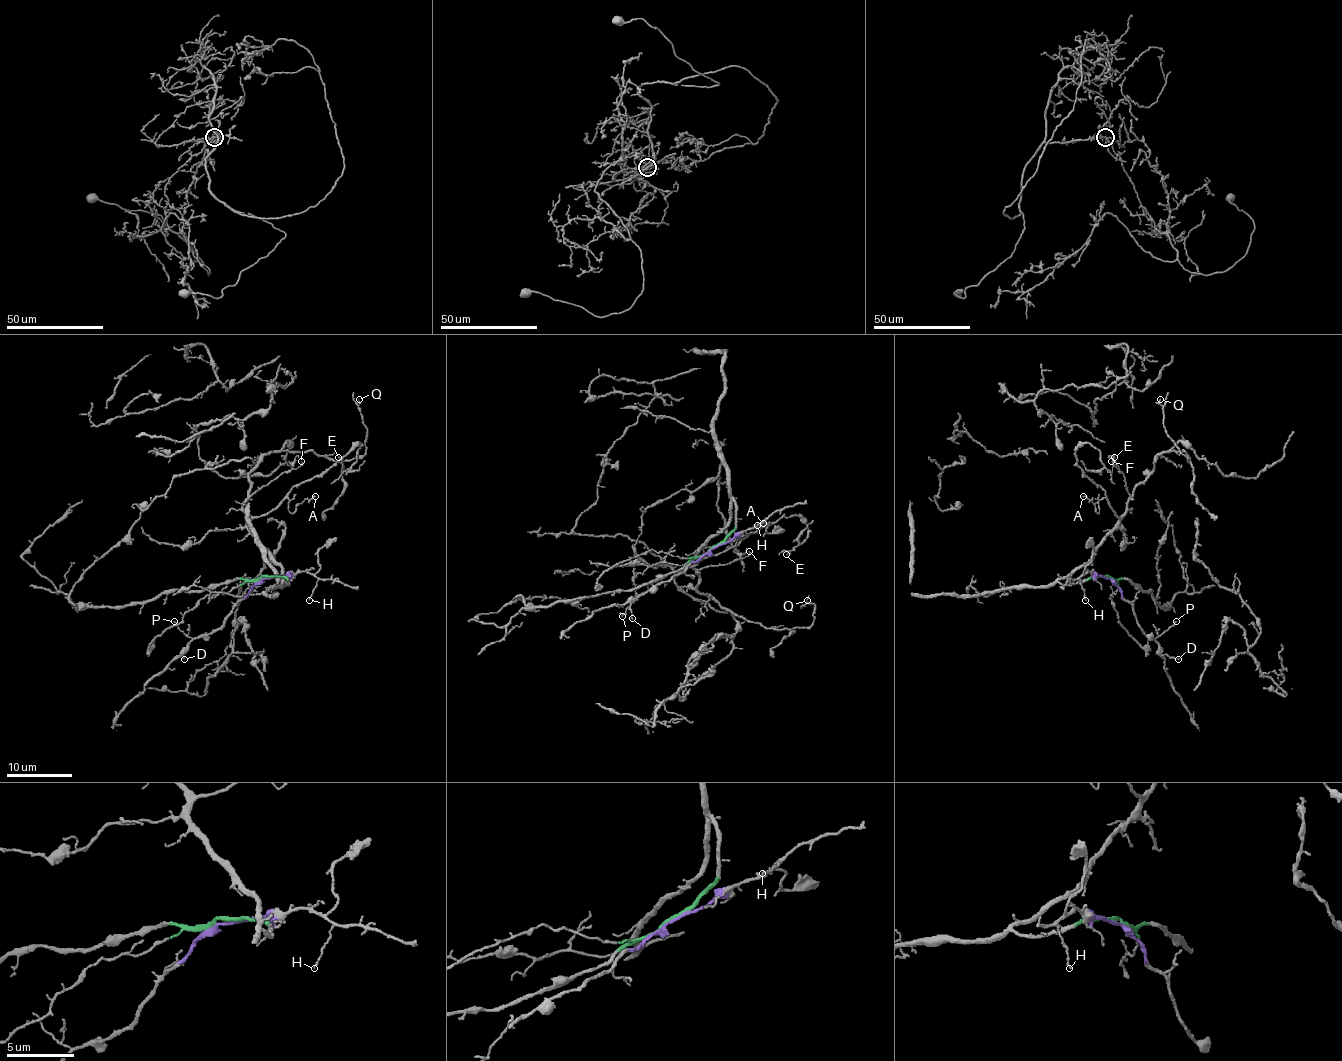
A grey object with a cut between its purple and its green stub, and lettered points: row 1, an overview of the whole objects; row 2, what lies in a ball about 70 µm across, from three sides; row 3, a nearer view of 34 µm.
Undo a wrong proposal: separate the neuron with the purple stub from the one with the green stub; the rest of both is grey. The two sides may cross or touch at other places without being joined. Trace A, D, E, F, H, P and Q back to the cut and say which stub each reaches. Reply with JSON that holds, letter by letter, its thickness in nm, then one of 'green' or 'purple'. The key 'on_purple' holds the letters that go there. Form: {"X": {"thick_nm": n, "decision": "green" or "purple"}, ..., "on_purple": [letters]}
{"A": {"thick_nm": 140, "decision": "green"}, "D": {"thick_nm": 140, "decision": "purple"}, "E": {"thick_nm": 100, "decision": "green"}, "F": {"thick_nm": 120, "decision": "green"}, "H": {"thick_nm": 120, "decision": "purple"}, "P": {"thick_nm": 100, "decision": "purple"}, "Q": {"thick_nm": 140, "decision": "green"}, "on_purple": ["D", "H", "P"]}

